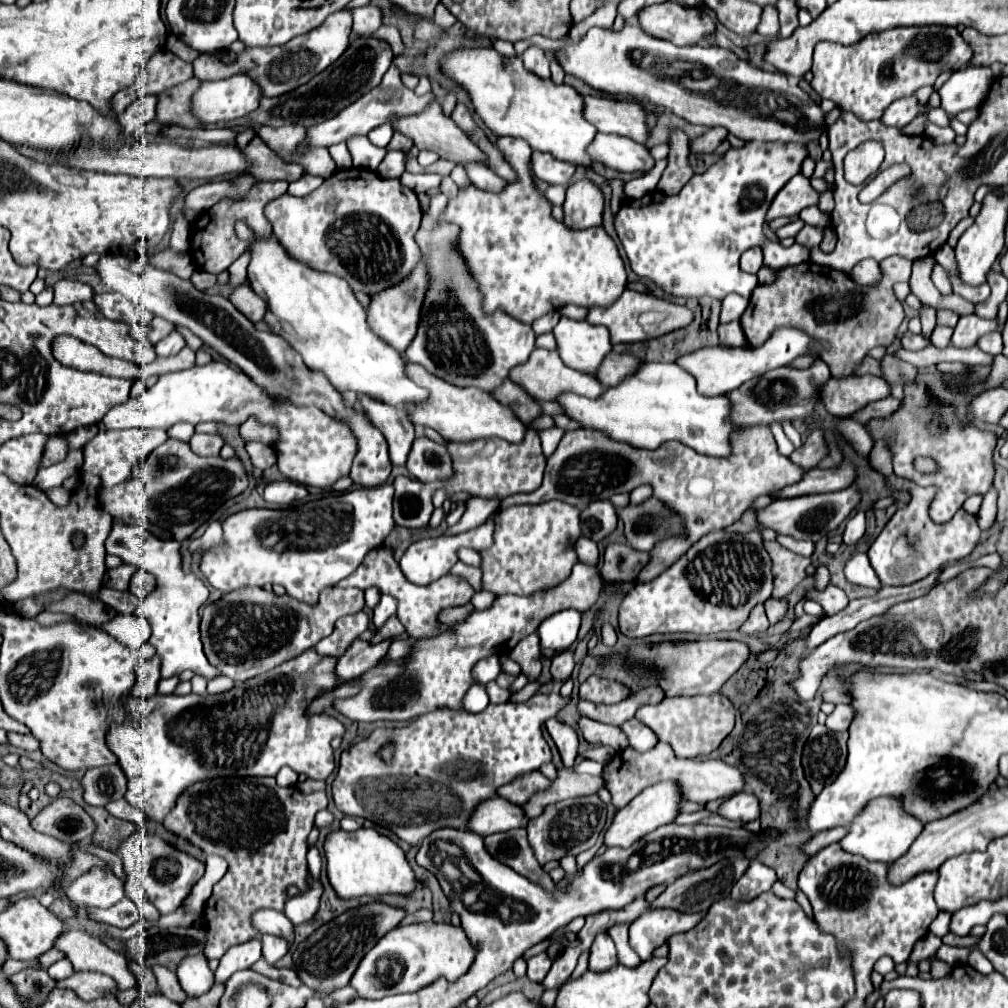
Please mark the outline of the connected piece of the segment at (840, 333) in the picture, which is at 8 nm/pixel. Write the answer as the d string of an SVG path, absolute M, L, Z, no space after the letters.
M885 258L881 266L881 280L875 286L861 286L847 274L825 268L813 262L787 266L775 272L771 284L761 284L753 290L749 306L741 316L743 332L751 346L761 346L775 328L795 326L819 340L827 340L831 350L821 358L831 368L831 376L853 376L855 368L863 362L867 352L875 346L891 346L899 338L899 326L903 322L903 304L893 292L897 282L907 282L911 276L911 264L905 258Z

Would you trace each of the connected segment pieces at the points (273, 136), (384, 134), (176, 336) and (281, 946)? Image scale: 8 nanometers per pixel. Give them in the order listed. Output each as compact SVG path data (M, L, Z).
M257 126L257 136L271 148L277 150L279 154L287 156L293 154L297 144L303 142L305 138L305 128L303 126L281 126L281 128L269 128L269 126Z
M391 124L377 126L377 130L373 130L373 144L375 146L387 146L391 136L393 136L393 126Z
M171 332L167 338L157 342L155 352L158 357L169 357L169 351L173 353L171 356L175 356L183 347L185 347L185 338L181 336L181 332Z
M261 936L261 942L263 942L263 958L269 964L275 964L277 960L281 960L289 952L289 946L287 946L287 942L283 938Z

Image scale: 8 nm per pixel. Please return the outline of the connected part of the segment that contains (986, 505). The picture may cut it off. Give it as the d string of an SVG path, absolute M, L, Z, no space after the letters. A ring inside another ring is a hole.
M991 488L991 490L985 494L983 504L981 504L981 510L979 510L979 514L977 514L981 530L989 530L989 528L993 526L995 514L997 514L997 492Z

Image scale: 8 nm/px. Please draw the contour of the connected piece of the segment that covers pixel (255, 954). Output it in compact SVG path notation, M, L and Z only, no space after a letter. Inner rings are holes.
M259 940L237 944L223 954L219 968L215 970L215 980L223 984L229 980L229 976L233 972L243 970L243 968L251 968L259 958L261 958L261 942Z

